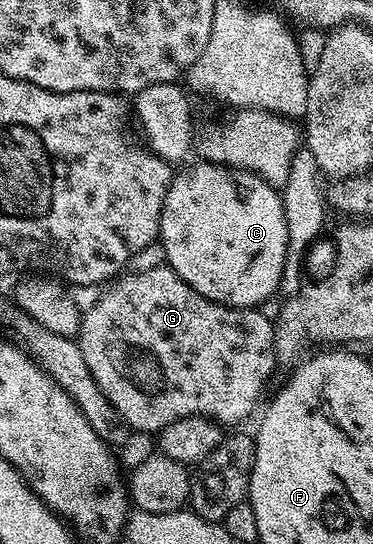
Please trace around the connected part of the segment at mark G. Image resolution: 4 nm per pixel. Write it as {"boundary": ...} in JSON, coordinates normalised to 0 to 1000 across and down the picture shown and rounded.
{"boundary":[[[450,489],[389,493],[381,500],[362,502],[359,507],[332,507],[327,506],[311,518],[295,520],[279,531],[284,537],[241,563],[239,574],[233,566],[220,579],[212,631],[220,640],[220,654],[241,676],[241,689],[249,691],[265,717],[295,735],[298,746],[316,756],[346,787],[418,798],[458,776],[488,772],[496,765],[558,765],[563,772],[595,783],[635,779],[643,772],[662,770],[686,754],[689,741],[700,735],[700,719],[708,717],[710,704],[718,702],[721,689],[732,684],[732,675],[748,667],[732,629],[735,590],[724,583],[718,588],[689,566],[611,566],[603,559],[579,559],[571,551],[525,537],[501,518],[491,518],[491,511],[480,511],[475,498]]]}

